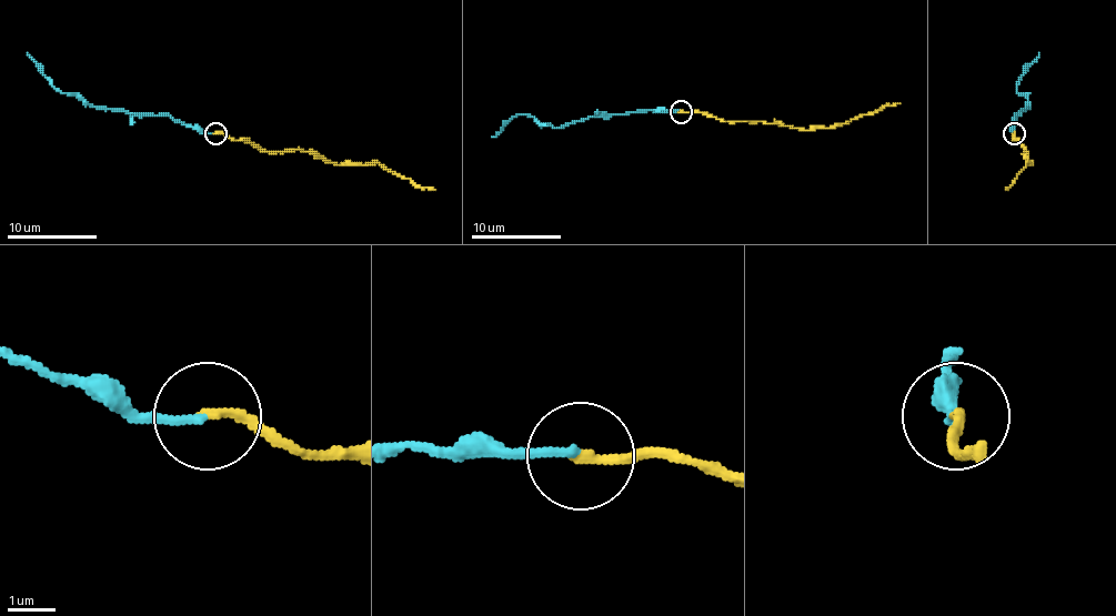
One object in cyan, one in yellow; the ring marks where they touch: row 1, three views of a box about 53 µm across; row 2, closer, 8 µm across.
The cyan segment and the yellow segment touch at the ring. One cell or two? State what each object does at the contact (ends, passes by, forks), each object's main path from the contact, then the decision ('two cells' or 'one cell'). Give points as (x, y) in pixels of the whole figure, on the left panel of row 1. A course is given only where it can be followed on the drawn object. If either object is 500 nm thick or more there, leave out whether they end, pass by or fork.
cyan ends | yellow ends | cyan via (215, 133), (200, 133), (168, 115), (130, 115), (123, 111), (90, 107), (59, 91), (27, 52) | yellow via (215, 133), (267, 151), (317, 151), (332, 162), (376, 162), (422, 188), (435, 190) | one cell

